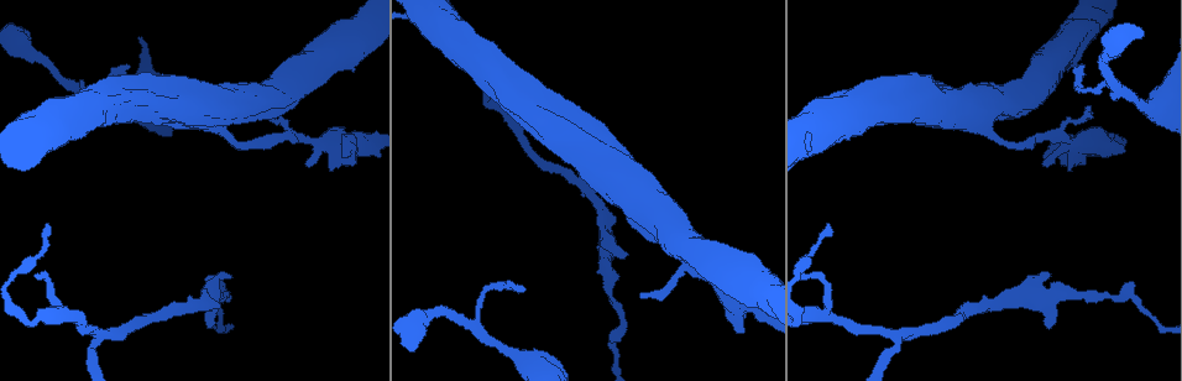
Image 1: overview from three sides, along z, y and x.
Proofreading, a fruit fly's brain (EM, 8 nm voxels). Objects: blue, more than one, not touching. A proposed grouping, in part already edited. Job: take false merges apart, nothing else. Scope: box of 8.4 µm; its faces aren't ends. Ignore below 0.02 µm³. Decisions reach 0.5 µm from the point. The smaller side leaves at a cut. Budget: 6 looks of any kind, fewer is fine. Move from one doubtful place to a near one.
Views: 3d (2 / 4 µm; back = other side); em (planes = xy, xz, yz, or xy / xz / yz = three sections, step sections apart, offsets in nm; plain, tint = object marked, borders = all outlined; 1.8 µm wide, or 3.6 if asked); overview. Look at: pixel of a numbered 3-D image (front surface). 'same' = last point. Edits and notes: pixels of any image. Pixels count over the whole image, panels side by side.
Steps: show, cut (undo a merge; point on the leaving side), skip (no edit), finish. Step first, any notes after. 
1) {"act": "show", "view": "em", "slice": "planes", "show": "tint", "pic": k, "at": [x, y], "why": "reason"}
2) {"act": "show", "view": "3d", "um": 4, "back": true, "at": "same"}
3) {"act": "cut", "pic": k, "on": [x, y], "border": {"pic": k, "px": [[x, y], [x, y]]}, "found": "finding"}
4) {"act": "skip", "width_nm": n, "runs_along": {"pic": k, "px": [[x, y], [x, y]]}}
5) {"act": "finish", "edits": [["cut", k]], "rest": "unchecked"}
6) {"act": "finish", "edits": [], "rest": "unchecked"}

{"act": "show", "view": "em", "slice": "xy", "step": 8, "show": "tint", "pic": 1, "at": [70, 311], "why": "a fork"}

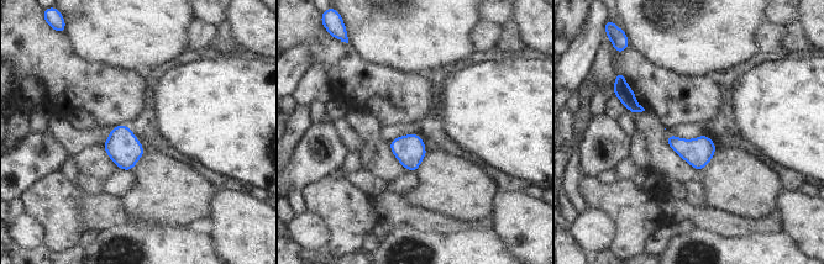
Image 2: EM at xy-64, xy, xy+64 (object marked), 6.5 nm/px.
{"act": "skip", "found": "continuous, no second cell"}

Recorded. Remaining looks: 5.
{"act": "show", "view": "em", "slice": "yz", "step": 16, "show": "tint", "pic": 1, "at": [983, 114], "why": "sudden change in width"}

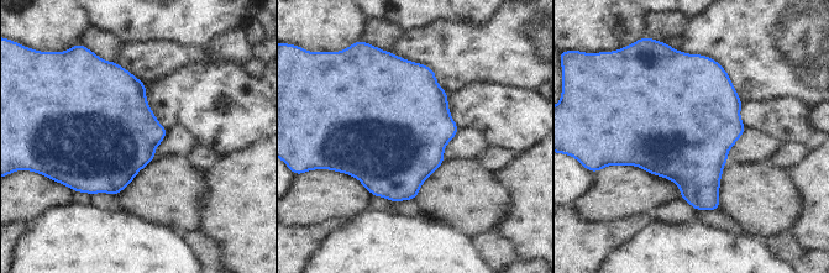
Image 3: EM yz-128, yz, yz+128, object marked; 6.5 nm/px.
{"act": "show", "view": "em", "slice": "planes", "show": "borders", "at": "same", "why": "another direction"}

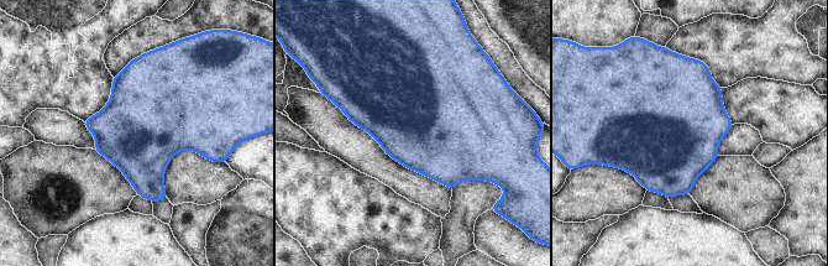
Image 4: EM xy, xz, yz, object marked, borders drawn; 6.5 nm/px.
{"act": "skip", "width_nm": 600, "found": "continuous, no second cell"}

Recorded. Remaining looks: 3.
{"act": "show", "view": "3d", "um": 2, "pic": 1, "at": [476, 324], "why": "branch point"}

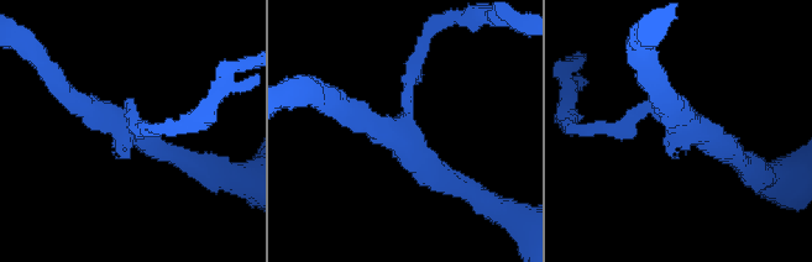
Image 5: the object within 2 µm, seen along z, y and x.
{"act": "show", "view": "em", "slice": "planes", "show": "borders", "pic": 5, "at": [123, 127]}

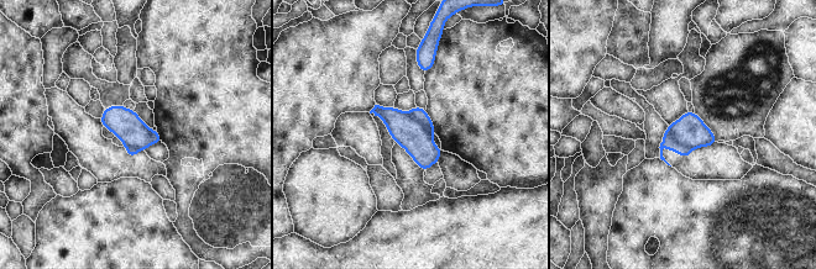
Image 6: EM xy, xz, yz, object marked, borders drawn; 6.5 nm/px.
{"act": "cut", "pic": 6, "on": [668, 141], "width_nm": 200, "found": "a second cell is stuck on"}

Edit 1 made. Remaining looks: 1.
{"act": "finish", "edits": [["cut", 6]], "rest": "unchecked"}

